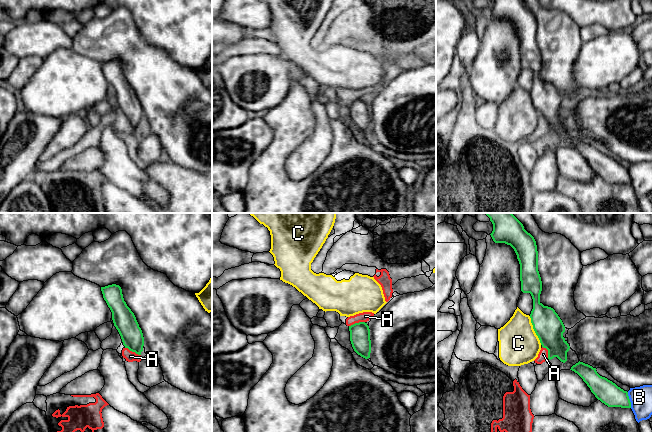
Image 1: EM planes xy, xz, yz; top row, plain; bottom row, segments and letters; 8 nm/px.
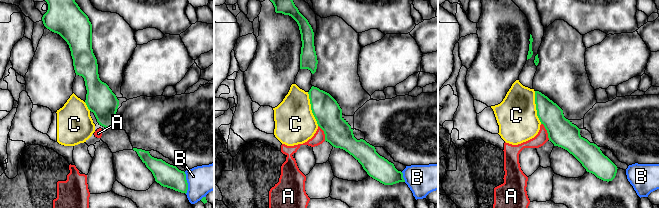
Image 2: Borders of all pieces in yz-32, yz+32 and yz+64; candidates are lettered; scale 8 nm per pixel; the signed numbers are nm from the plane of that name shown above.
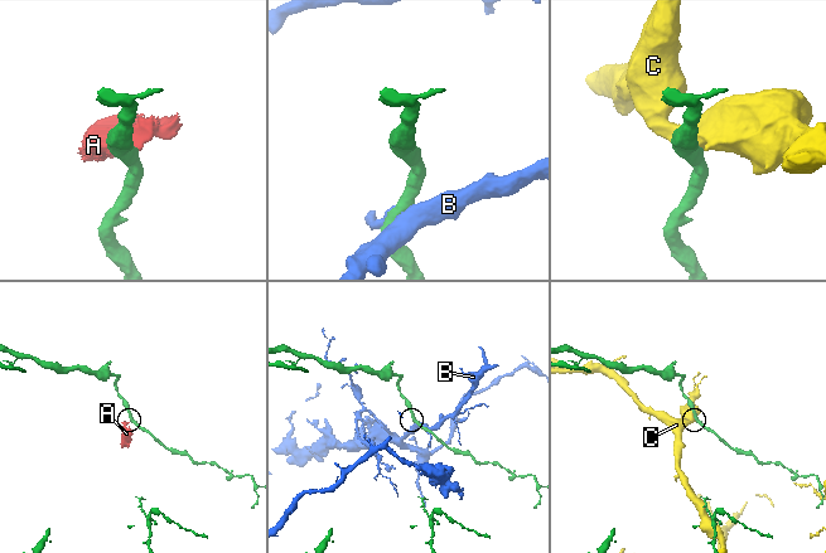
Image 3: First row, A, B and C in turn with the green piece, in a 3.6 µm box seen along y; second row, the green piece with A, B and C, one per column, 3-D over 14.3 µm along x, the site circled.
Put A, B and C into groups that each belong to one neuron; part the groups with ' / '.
A / B / C

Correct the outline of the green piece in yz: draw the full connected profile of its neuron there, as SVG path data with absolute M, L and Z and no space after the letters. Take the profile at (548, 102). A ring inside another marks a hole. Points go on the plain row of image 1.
M493 0L490 11L495 19L505 19L514 25L520 40L521 67L530 69L533 75L530 90L533 105L542 123L548 126L548 135L557 133L565 139L570 125L563 113L565 102L553 84L540 78L542 57L534 13L524 5L523 0Z

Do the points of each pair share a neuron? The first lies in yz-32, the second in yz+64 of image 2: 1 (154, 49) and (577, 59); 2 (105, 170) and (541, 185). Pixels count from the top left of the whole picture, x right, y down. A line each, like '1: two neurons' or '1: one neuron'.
1: two neurons
2: one neuron

